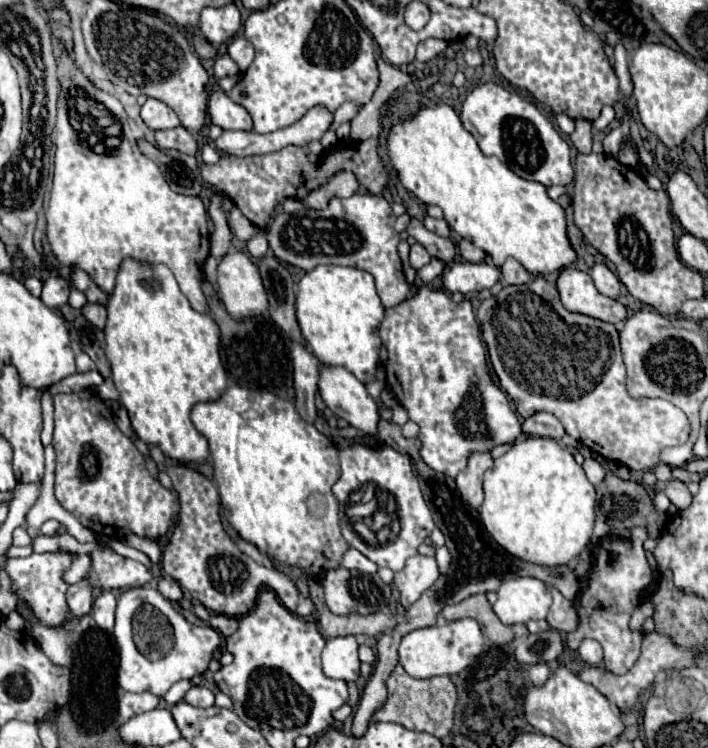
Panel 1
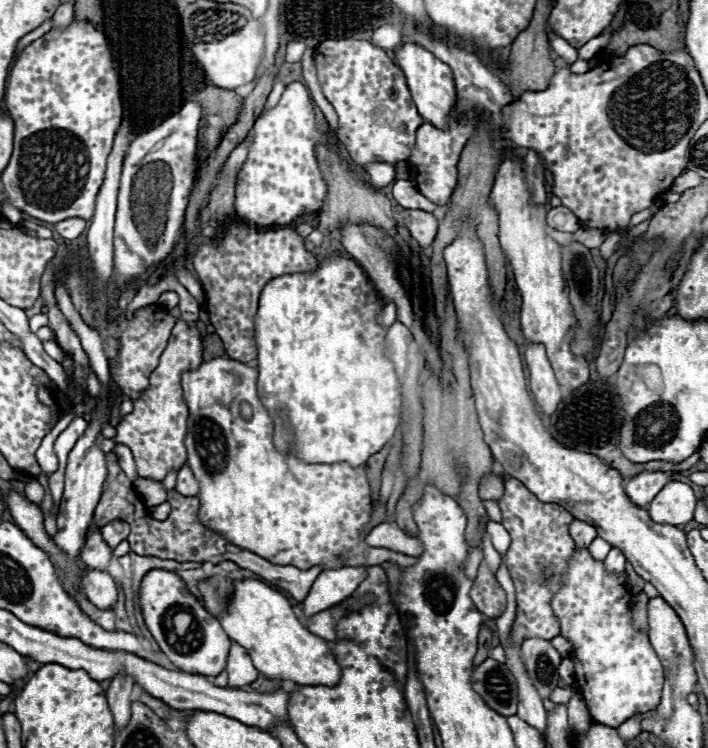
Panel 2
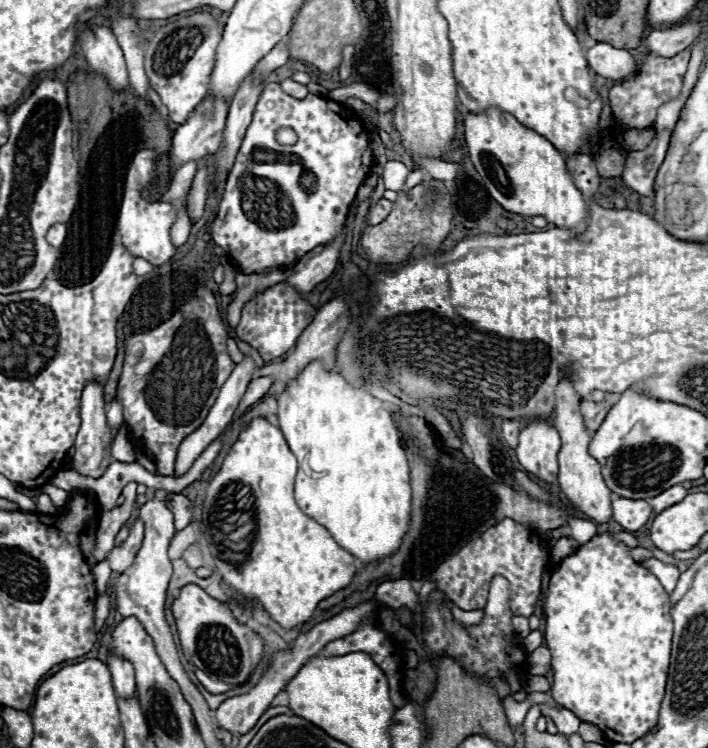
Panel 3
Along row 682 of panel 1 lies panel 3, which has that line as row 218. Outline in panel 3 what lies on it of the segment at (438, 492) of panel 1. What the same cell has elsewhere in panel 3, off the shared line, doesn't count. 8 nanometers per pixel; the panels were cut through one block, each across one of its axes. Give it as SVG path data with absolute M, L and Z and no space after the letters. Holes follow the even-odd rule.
M380 198L380 200L368 210L366 218L368 218L370 224L380 224L380 222L386 220L386 216L390 214L390 210L392 210L392 202L386 200L386 198Z

